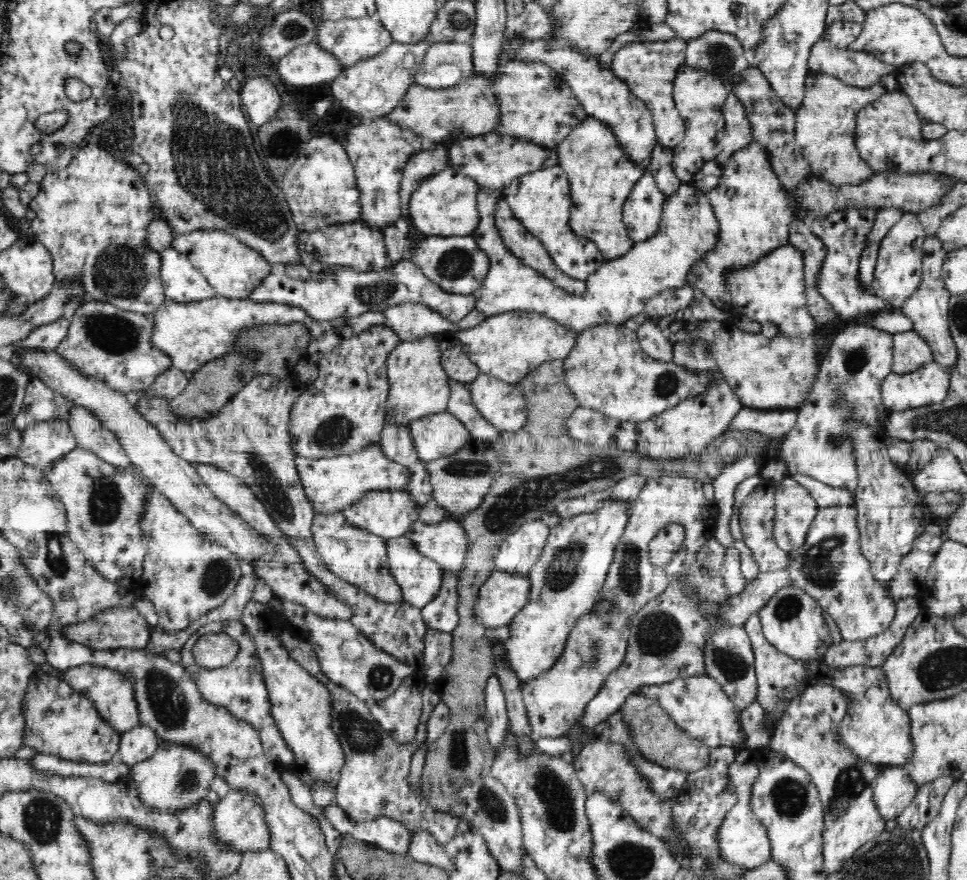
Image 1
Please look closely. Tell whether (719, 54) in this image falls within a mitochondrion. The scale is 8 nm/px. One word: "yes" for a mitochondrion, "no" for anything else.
yes

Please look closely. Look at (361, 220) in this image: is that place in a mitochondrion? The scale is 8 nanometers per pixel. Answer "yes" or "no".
no

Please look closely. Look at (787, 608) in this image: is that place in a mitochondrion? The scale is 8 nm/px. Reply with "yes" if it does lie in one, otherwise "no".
yes

